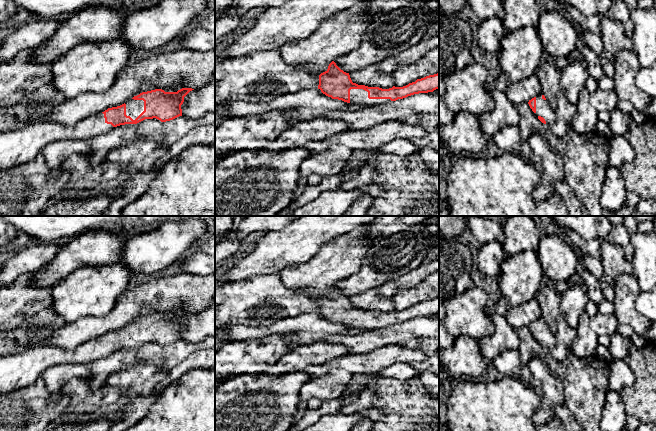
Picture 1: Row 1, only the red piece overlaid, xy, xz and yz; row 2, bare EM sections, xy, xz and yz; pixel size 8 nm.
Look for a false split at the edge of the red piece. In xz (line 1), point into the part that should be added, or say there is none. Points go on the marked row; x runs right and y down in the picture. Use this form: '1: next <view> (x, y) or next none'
1: next xz (335, 37)

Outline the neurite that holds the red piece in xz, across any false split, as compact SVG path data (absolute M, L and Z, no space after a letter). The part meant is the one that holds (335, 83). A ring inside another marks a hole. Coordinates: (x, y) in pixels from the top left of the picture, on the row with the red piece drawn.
M361 1L325 20L306 39L284 43L279 48L283 60L288 65L306 67L318 75L318 89L326 96L360 107L388 104L439 89L439 73L417 79L403 87L393 86L389 89L352 82L349 73L341 70L334 61L360 46L362 36L373 19L368 1Z

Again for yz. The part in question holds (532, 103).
M537 95L529 100L528 104L542 123L550 128L554 125L556 122L555 110L550 107L544 95Z

